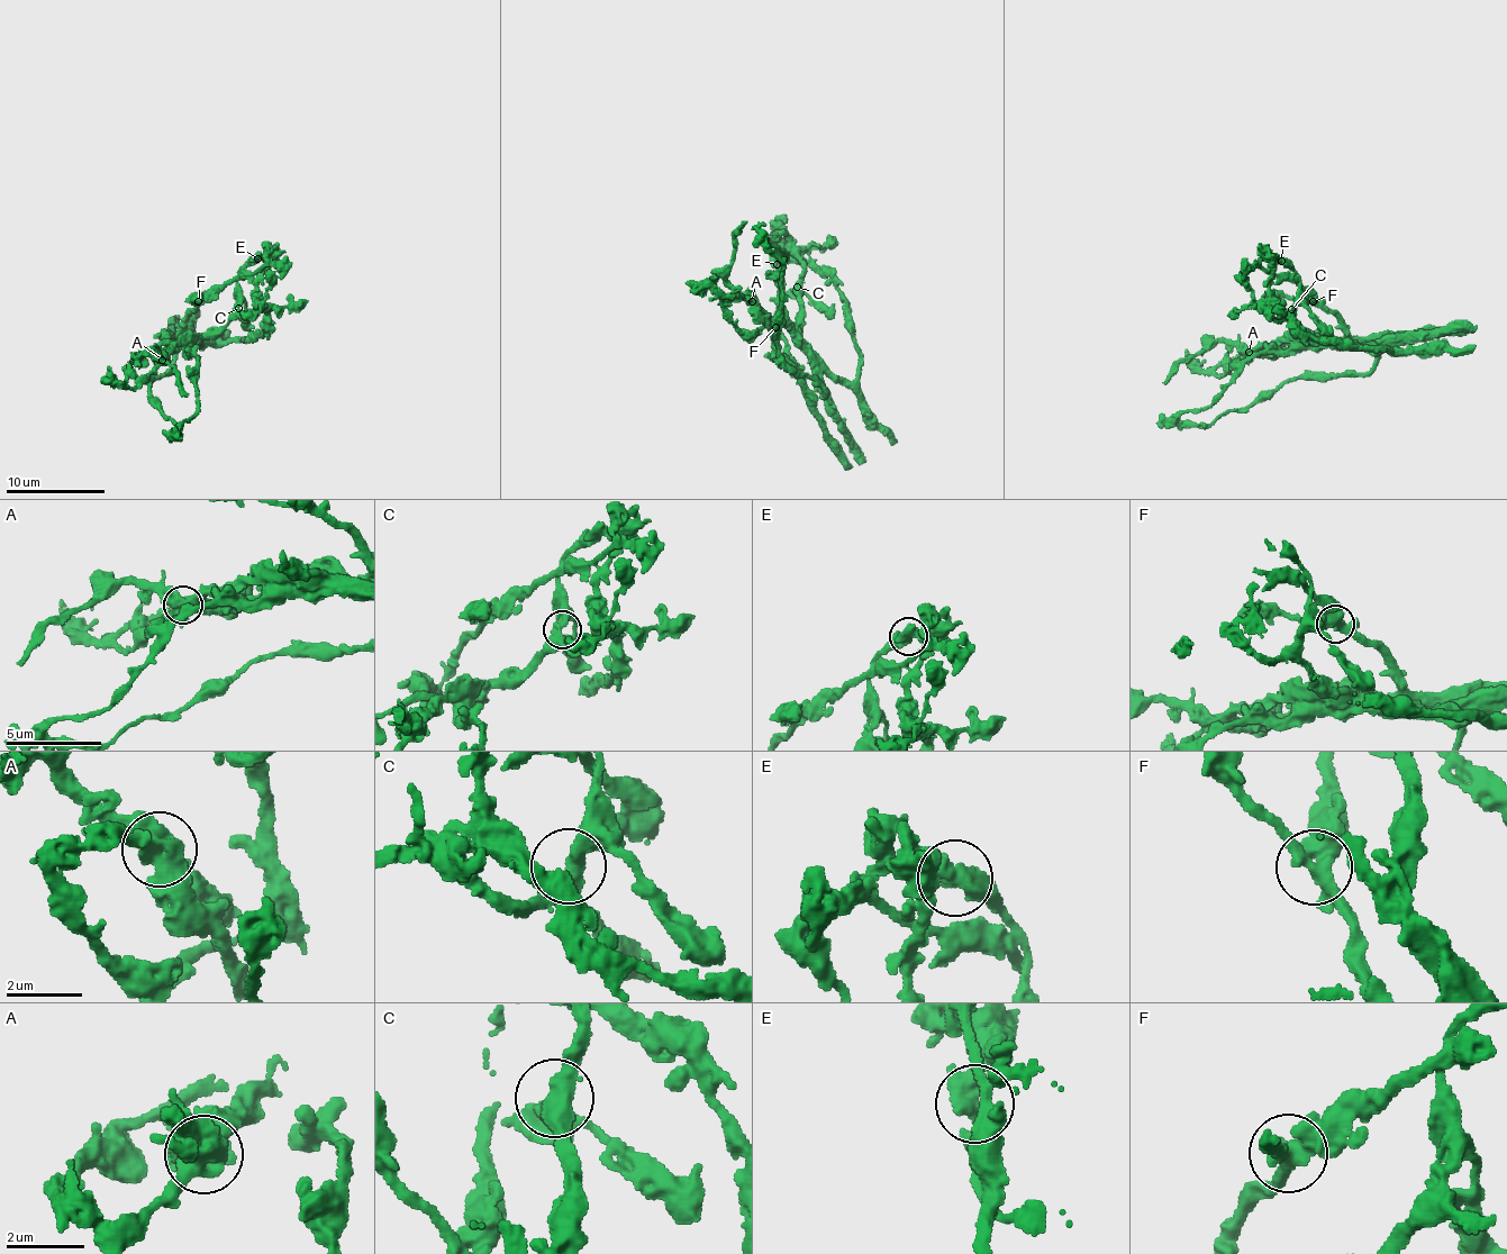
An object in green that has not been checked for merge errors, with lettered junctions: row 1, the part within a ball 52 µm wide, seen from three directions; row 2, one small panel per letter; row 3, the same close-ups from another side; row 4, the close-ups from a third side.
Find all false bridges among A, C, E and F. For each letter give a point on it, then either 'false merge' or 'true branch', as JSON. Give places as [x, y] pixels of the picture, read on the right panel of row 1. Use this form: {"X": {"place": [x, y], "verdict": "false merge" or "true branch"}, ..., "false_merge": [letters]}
{"A": {"place": [1249, 352], "verdict": "false merge"}, "C": {"place": [1291, 309], "verdict": "true branch"}, "E": {"place": [1281, 261], "verdict": "false merge"}, "F": {"place": [1313, 301], "verdict": "true branch"}, "false_merge": ["A", "E"]}

